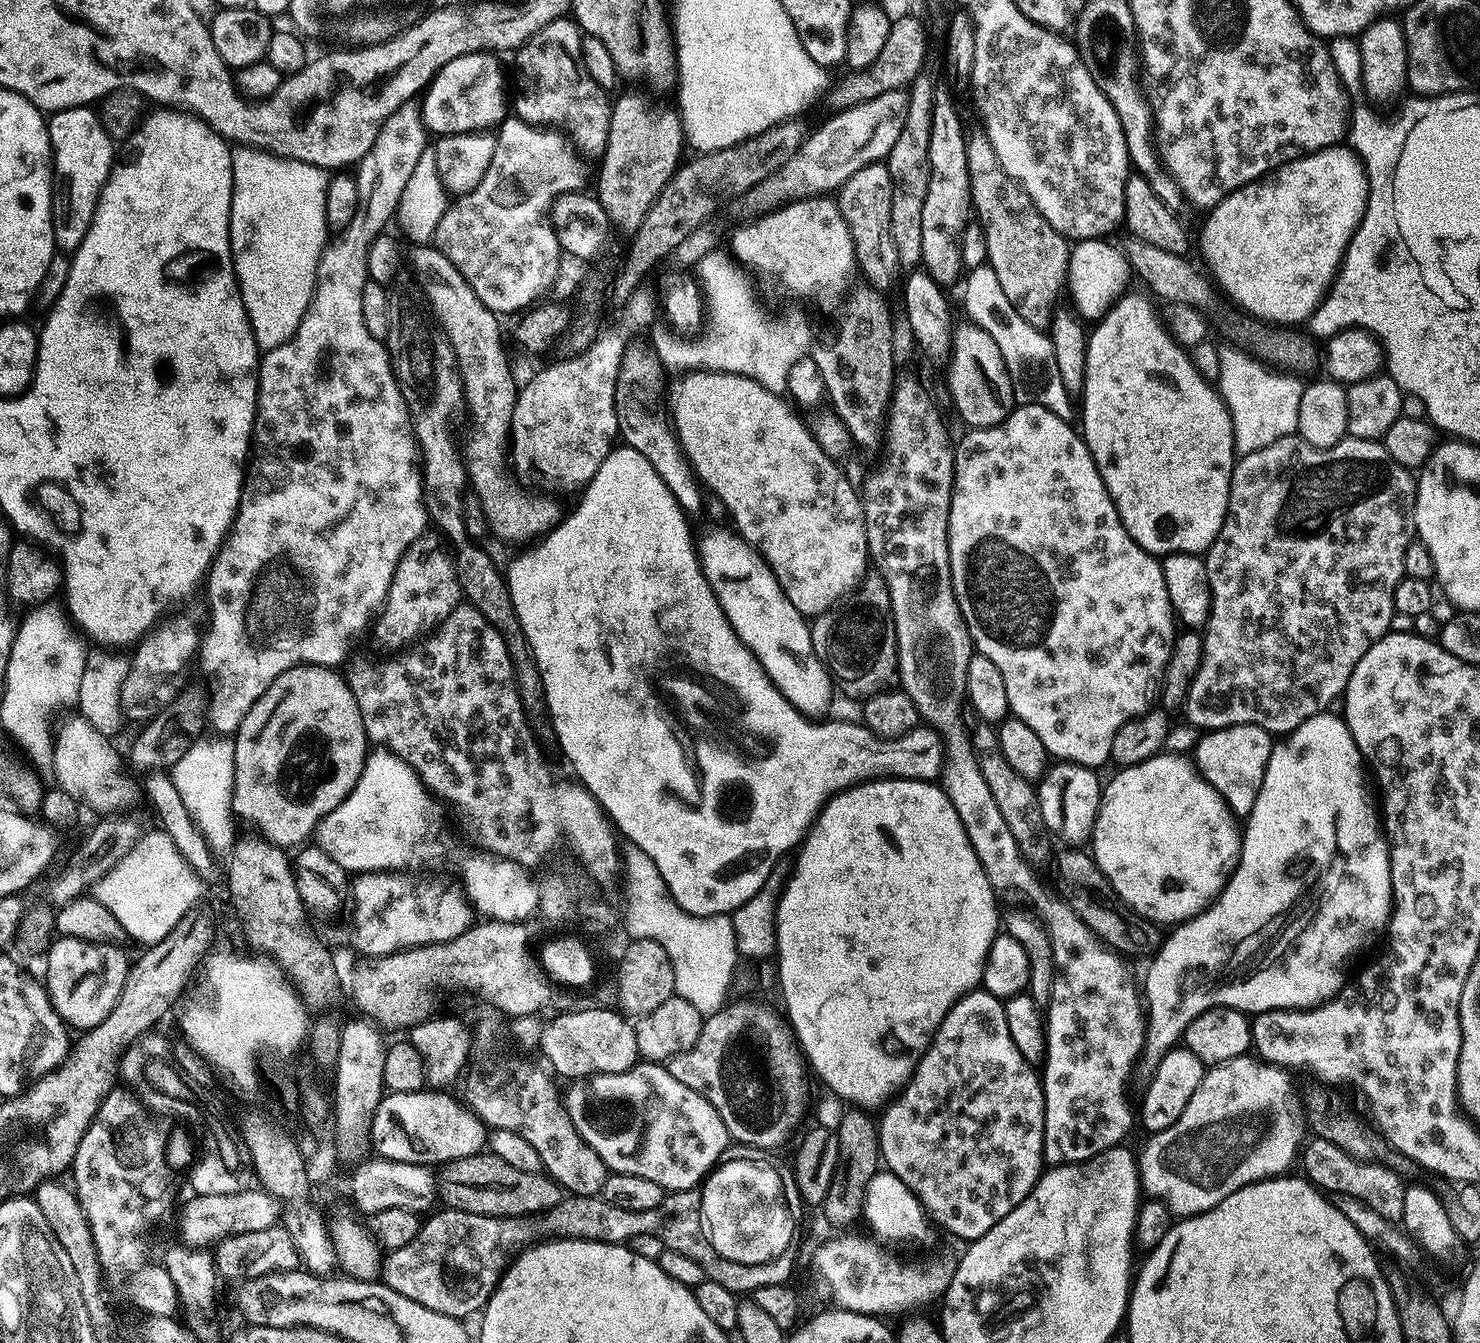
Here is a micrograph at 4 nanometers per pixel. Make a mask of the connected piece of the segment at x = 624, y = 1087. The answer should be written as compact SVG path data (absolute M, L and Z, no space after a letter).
M638 1062L629 1072L593 1076L585 1084L588 1085L585 1086L584 1092L580 1088L569 1090L568 1100L566 1096L566 1113L572 1123L576 1125L576 1129L579 1130L584 1142L597 1152L599 1158L602 1158L602 1162L605 1163L609 1173L638 1174L638 1178L650 1178L650 1182L658 1182L658 1186L662 1186L669 1193L686 1191L688 1188L697 1187L721 1163L724 1156L722 1154L727 1150L728 1144L730 1145L728 1131L718 1114L718 1110L714 1110L714 1106L710 1106L710 1102L706 1102L706 1098L702 1098L702 1094L690 1090L690 1086L682 1086L682 1082L678 1082L678 1078L674 1078L674 1074L670 1074L663 1063Z

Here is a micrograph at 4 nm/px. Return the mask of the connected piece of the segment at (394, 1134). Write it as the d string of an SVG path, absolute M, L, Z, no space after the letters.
M444 1090L388 1092L372 1119L372 1143L377 1157L413 1166L439 1166L485 1151L486 1125L471 1108Z

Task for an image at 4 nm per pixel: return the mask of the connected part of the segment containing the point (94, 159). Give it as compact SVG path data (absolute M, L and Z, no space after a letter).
M91 107L67 108L46 120L52 147L52 234L57 249L71 254L86 236L96 203L114 163L114 141Z

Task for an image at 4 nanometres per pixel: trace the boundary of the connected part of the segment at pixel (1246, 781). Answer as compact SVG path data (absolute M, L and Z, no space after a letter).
M1235 724L1205 731L1195 746L1194 763L1200 775L1218 790L1237 817L1247 818L1252 812L1264 781L1264 767L1270 762L1273 743L1273 733L1262 726Z

